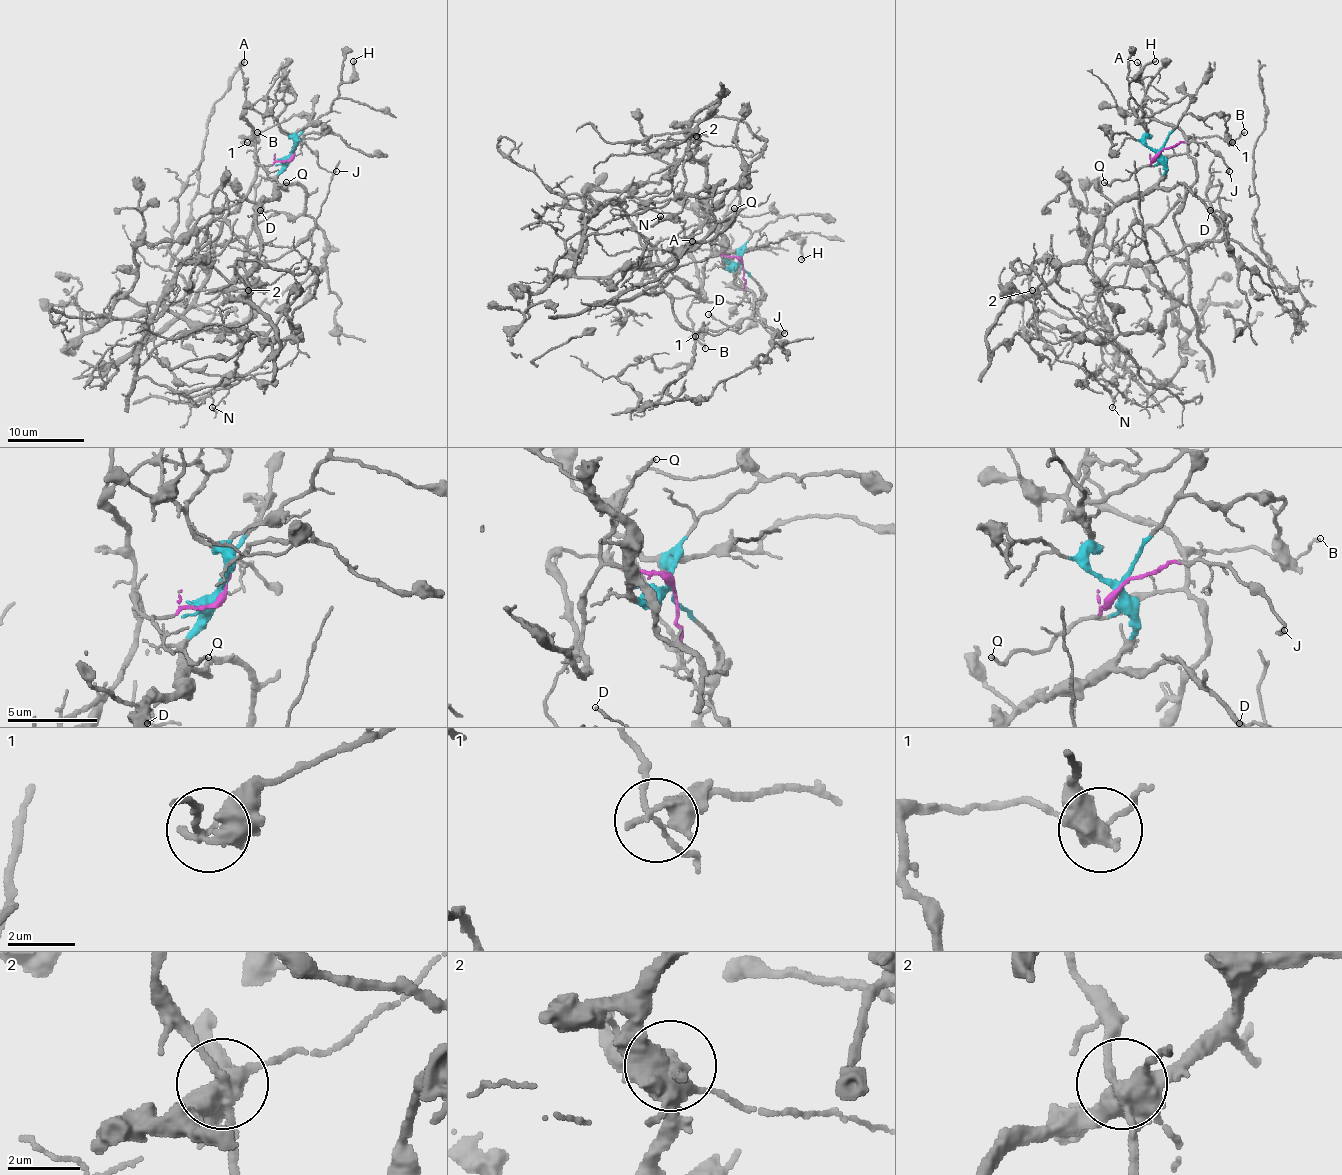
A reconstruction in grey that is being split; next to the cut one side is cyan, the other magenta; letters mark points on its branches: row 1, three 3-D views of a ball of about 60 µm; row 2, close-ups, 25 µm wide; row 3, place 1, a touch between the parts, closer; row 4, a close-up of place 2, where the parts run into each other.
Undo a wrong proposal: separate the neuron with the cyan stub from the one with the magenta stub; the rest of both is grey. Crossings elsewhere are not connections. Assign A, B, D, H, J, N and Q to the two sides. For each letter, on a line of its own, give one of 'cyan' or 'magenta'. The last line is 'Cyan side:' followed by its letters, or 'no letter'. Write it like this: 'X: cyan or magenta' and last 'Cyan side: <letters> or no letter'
A: magenta
B: magenta
D: cyan
H: cyan
J: magenta
N: cyan
Q: magenta
Cyan side: D, H, N

